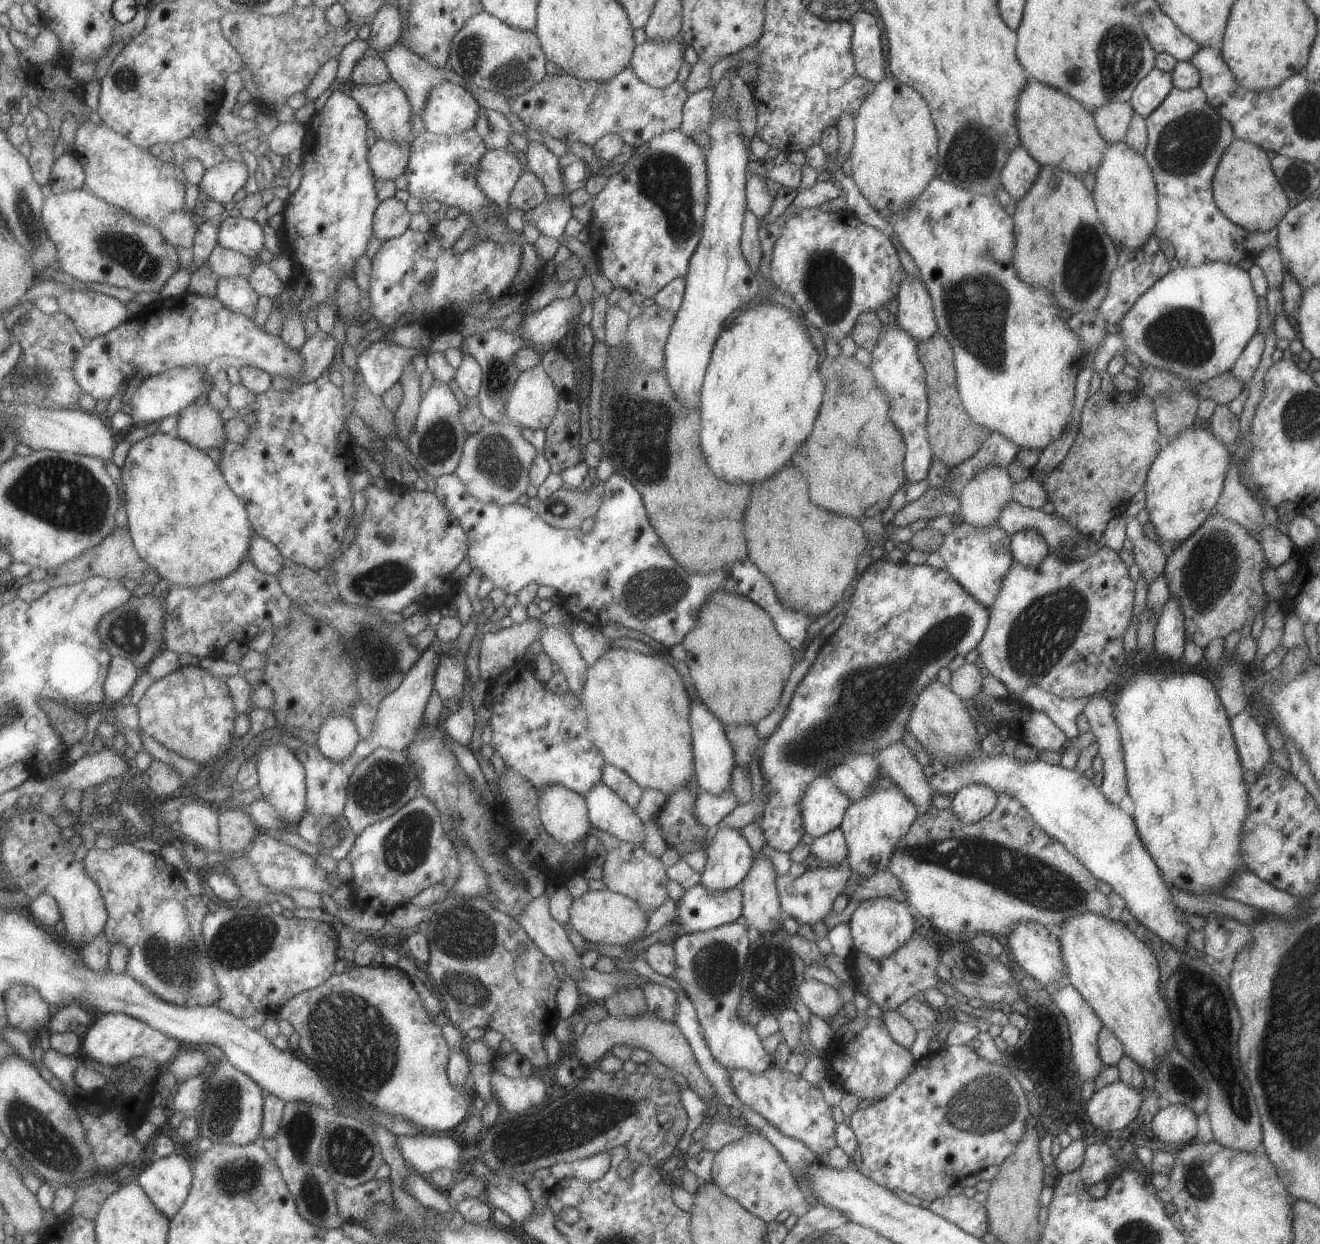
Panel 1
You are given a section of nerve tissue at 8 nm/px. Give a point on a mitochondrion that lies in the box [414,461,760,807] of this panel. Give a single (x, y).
(653, 592)

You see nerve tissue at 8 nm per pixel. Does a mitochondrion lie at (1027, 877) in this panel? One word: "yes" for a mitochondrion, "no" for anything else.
yes

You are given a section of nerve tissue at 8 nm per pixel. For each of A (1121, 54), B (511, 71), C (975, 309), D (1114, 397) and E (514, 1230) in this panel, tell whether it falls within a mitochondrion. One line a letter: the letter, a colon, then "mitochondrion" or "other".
A: mitochondrion
B: mitochondrion
C: mitochondrion
D: other
E: other

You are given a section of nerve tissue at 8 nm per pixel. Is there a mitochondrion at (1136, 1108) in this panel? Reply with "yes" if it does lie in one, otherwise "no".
no

